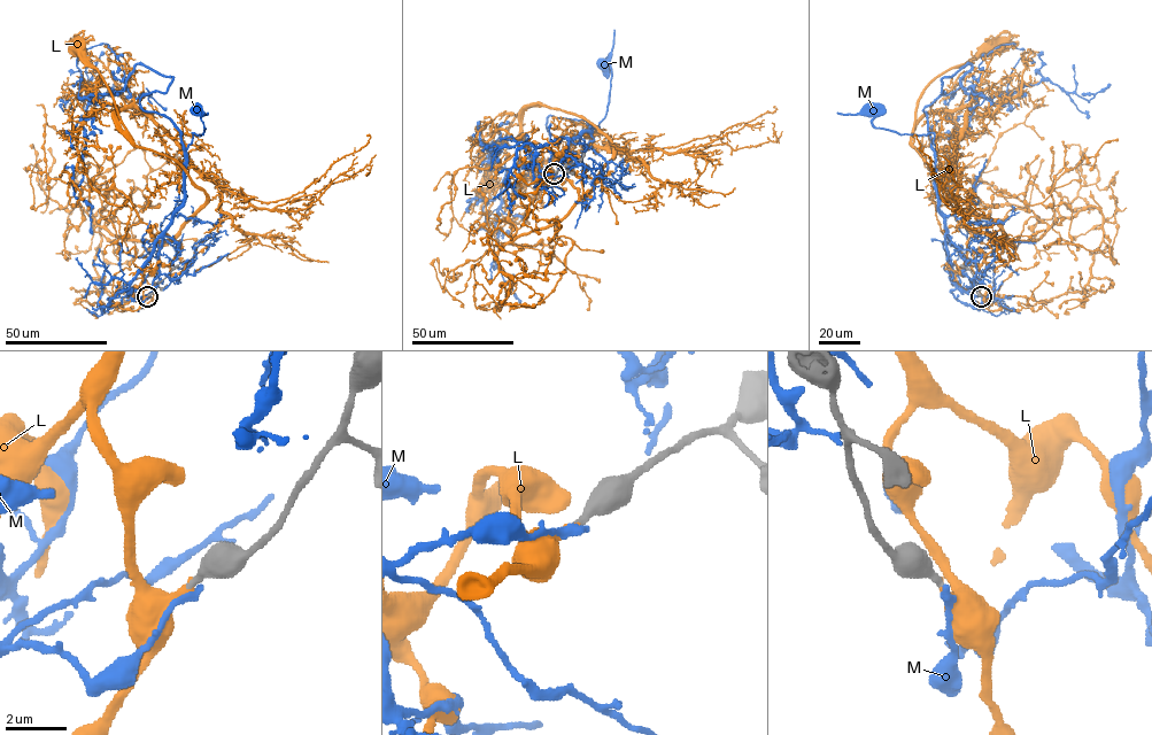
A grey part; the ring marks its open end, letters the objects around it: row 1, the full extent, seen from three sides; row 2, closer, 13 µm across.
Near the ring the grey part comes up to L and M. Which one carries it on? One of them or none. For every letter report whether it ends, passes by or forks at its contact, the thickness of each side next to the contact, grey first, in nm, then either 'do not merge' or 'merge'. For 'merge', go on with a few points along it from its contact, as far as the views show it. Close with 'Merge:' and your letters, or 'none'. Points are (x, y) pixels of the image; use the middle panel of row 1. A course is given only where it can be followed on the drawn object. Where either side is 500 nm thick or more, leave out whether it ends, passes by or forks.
L: it ends there; 300 nm thick on the grey side, 240 nm on the other; merge; it runs (554, 173), (562, 160), (584, 196), (612, 142), (574, 114), (531, 106), (482, 184)
M: it ends there; 300 nm thick on the grey side, 320 nm on the other; do not merge
Merge: L

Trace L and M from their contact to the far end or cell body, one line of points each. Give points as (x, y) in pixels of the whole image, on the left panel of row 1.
L: (147, 296), (140, 281), (155, 236), (171, 240), (206, 194), (177, 162), (134, 144), (110, 90), (76, 48)
M: (147, 296), (140, 302), (125, 295), (183, 201), (186, 148), (192, 133), (205, 129), (193, 110)

